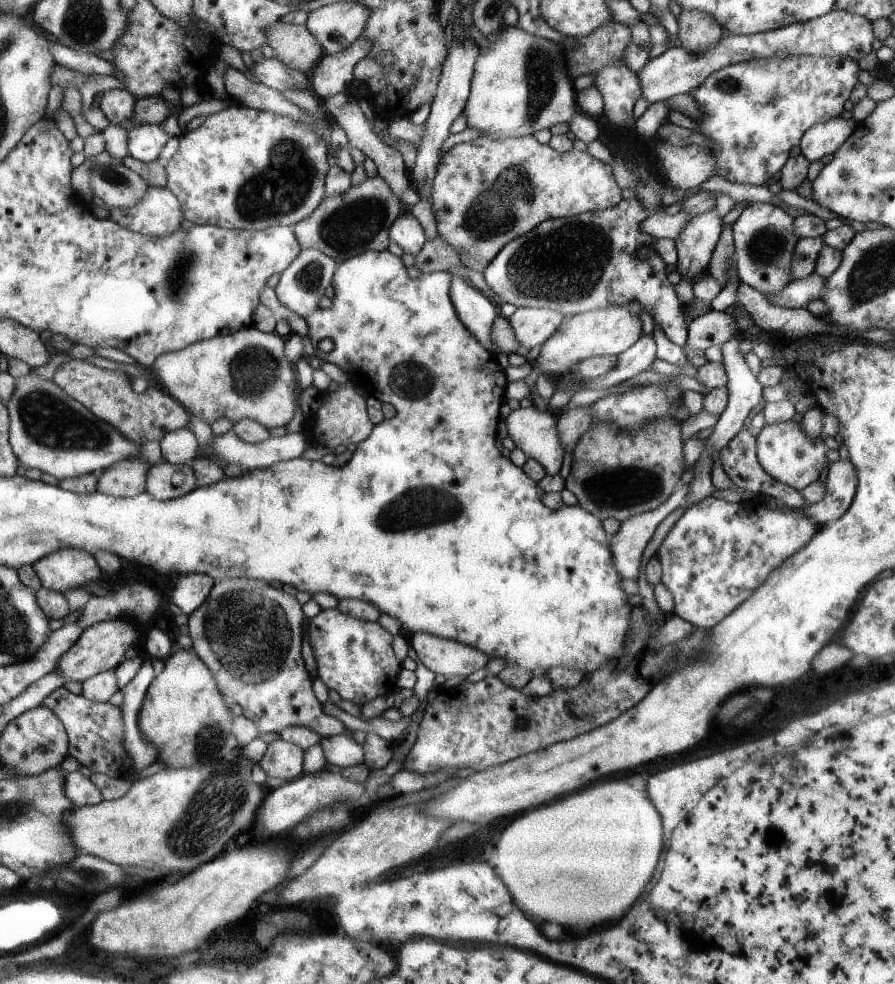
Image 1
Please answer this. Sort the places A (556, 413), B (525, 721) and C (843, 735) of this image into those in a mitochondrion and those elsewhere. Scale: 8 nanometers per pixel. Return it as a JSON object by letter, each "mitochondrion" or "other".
{"A":"other","B":"mitochondrion","C":"other"}

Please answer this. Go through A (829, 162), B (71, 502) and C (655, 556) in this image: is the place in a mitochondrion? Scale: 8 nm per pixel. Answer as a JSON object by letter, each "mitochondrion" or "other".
{"A":"other","B":"other","C":"other"}

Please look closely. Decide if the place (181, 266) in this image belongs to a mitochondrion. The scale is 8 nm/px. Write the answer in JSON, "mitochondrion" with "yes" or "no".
{"mitochondrion":"yes"}

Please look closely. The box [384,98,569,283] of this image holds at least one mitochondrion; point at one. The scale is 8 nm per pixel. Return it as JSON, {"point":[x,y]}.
{"point":[495,210]}

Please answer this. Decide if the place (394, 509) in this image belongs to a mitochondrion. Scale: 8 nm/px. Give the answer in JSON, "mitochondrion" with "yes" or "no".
{"mitochondrion":"yes"}

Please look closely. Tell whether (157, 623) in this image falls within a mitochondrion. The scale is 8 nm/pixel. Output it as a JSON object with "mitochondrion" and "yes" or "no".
{"mitochondrion":"no"}

